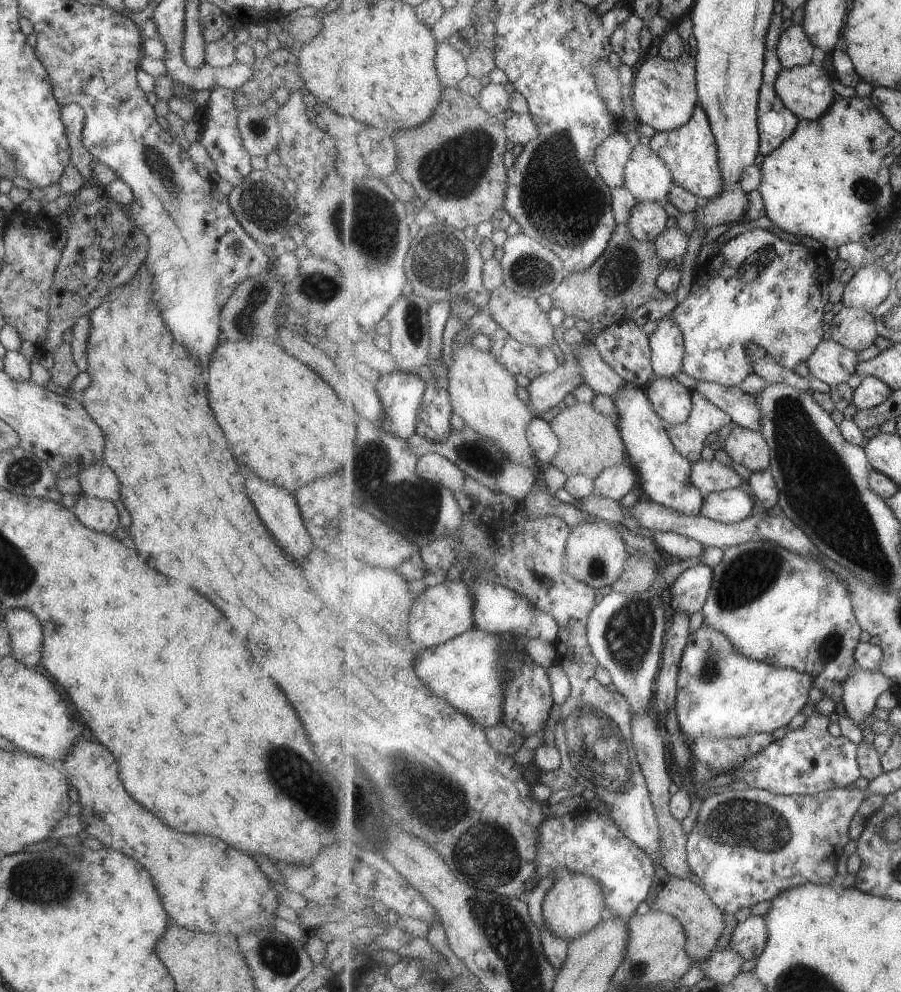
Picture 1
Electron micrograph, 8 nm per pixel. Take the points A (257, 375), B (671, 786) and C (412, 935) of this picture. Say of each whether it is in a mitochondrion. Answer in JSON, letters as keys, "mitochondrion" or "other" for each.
{"A":"other","B":"other","C":"other"}

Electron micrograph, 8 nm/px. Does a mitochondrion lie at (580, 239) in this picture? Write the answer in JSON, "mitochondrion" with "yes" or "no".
{"mitochondrion":"yes"}

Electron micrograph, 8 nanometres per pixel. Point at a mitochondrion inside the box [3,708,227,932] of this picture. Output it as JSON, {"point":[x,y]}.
{"point":[32,881]}

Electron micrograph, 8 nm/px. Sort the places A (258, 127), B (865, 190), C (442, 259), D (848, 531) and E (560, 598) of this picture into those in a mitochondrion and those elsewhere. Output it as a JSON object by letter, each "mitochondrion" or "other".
{"A":"mitochondrion","B":"mitochondrion","C":"mitochondrion","D":"mitochondrion","E":"other"}

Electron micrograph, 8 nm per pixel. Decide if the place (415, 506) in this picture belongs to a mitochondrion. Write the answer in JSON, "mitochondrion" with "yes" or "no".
{"mitochondrion":"yes"}

